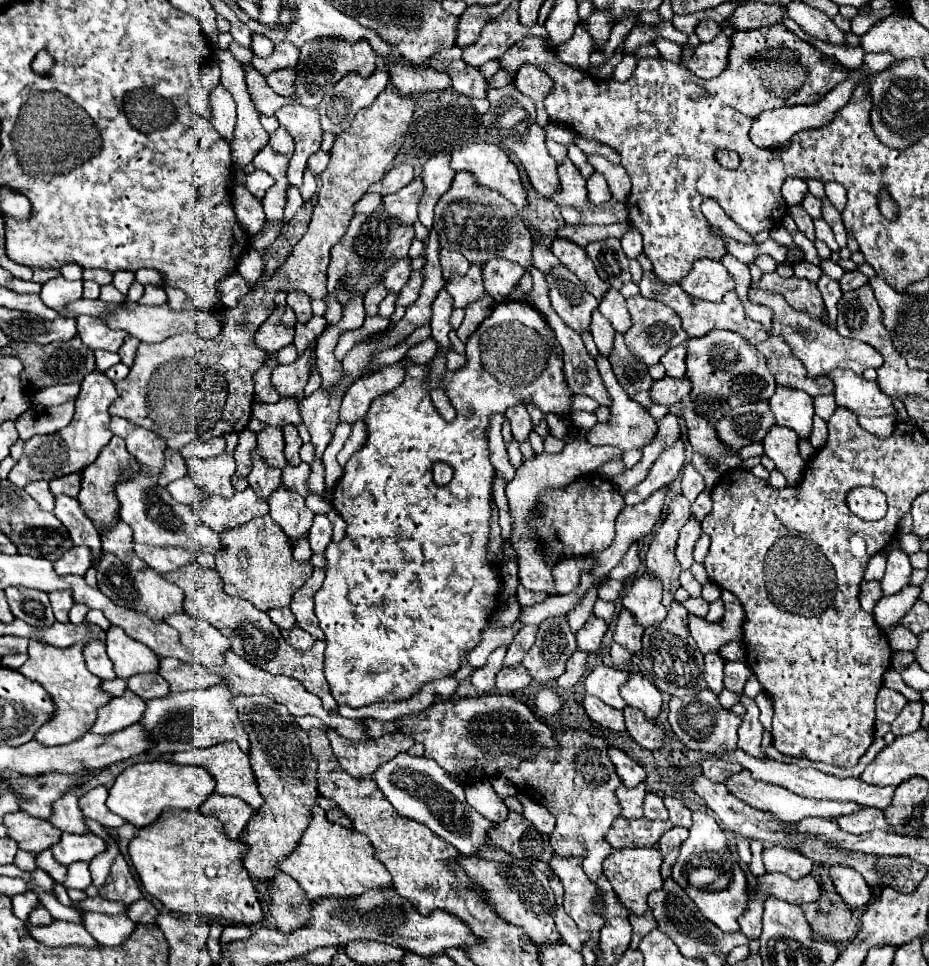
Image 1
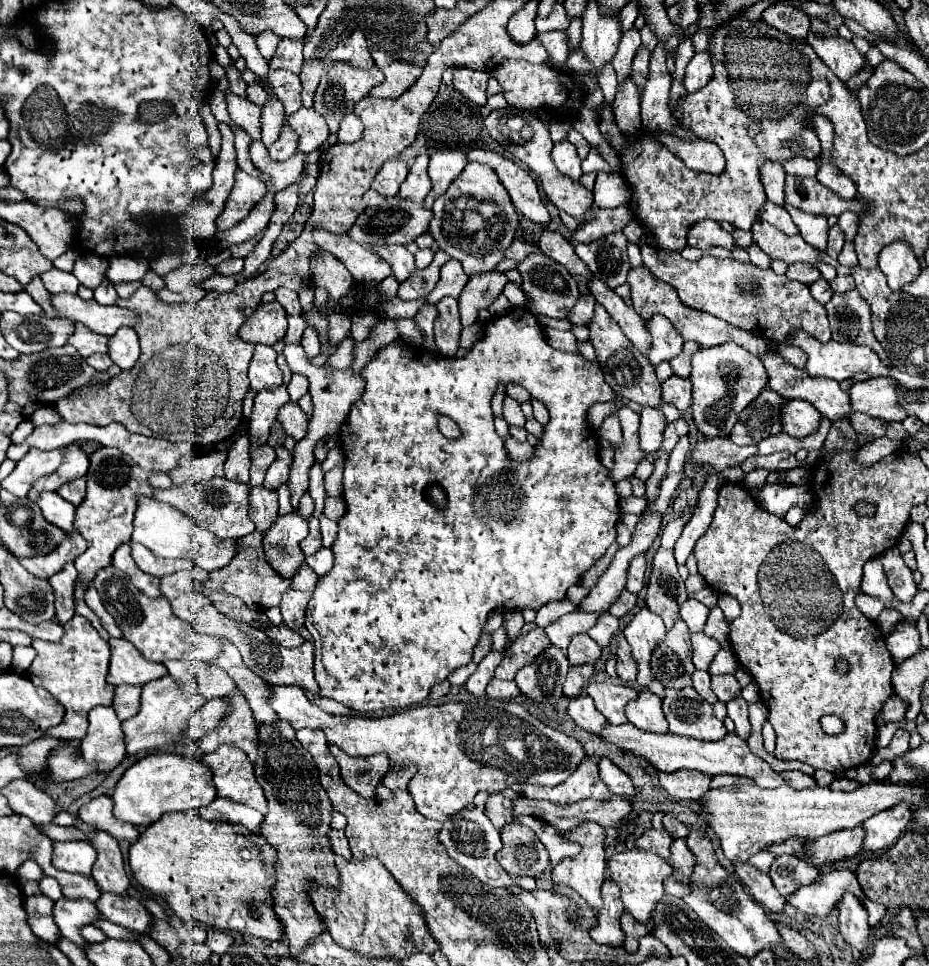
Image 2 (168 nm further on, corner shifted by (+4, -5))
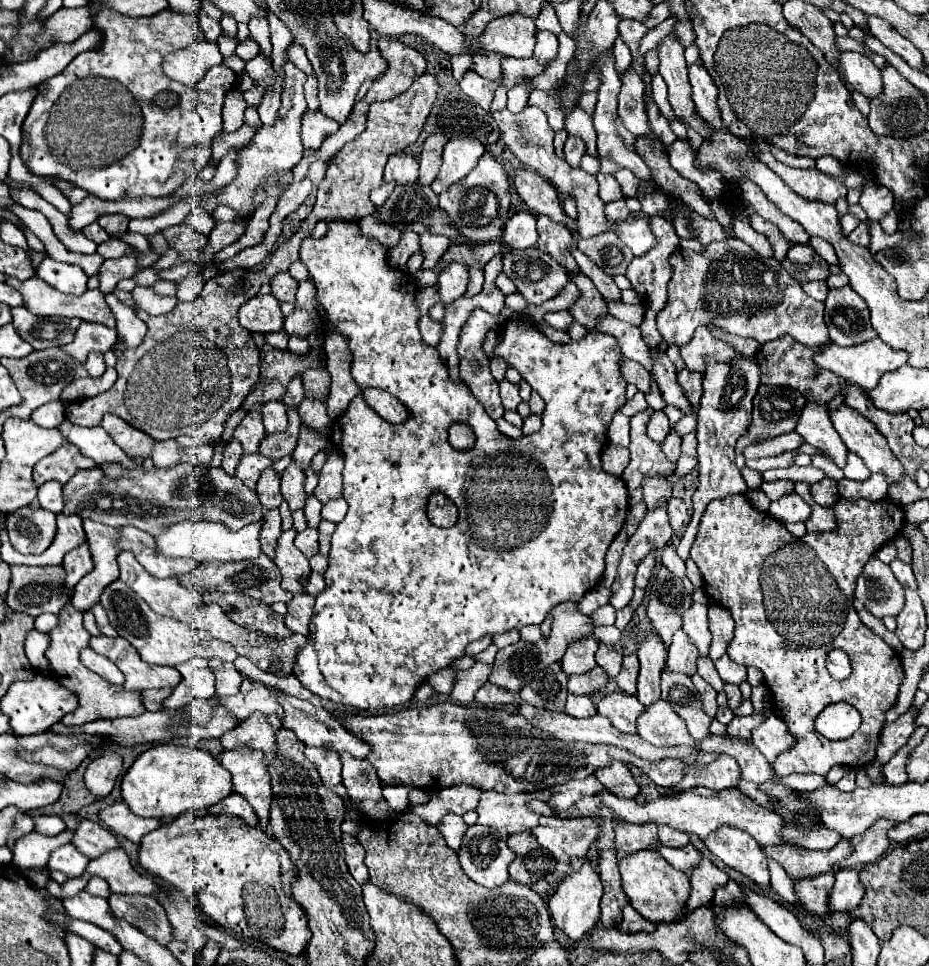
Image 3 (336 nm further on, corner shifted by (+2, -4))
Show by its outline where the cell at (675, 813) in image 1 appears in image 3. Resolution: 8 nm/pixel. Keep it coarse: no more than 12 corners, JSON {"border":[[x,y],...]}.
{"border":[[660,826],[660,842],[666,846],[686,846],[688,834],[670,826]]}

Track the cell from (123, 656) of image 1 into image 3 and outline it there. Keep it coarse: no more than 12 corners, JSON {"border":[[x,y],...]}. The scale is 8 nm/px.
{"border":[[122,638],[90,640],[124,674],[126,690],[174,688],[180,672],[144,662]]}

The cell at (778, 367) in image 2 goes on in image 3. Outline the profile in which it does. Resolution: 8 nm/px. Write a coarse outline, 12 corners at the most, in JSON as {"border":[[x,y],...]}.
{"border":[[848,404],[828,406],[846,448],[870,472],[900,480],[886,438]]}

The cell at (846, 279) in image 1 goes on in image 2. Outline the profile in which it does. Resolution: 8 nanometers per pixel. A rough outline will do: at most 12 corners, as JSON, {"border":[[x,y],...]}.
{"border":[[850,275],[830,281],[834,293],[854,289]]}

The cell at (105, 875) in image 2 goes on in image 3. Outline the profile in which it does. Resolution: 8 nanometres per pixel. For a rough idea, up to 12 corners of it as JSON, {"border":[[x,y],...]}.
{"border":[[92,820],[72,842],[90,858],[118,848],[116,836]]}

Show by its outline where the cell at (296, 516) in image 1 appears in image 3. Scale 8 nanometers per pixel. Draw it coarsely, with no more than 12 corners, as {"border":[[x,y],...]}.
{"border":[[296,528],[282,532],[274,564],[282,588],[304,592],[310,574],[308,558],[294,546]]}

